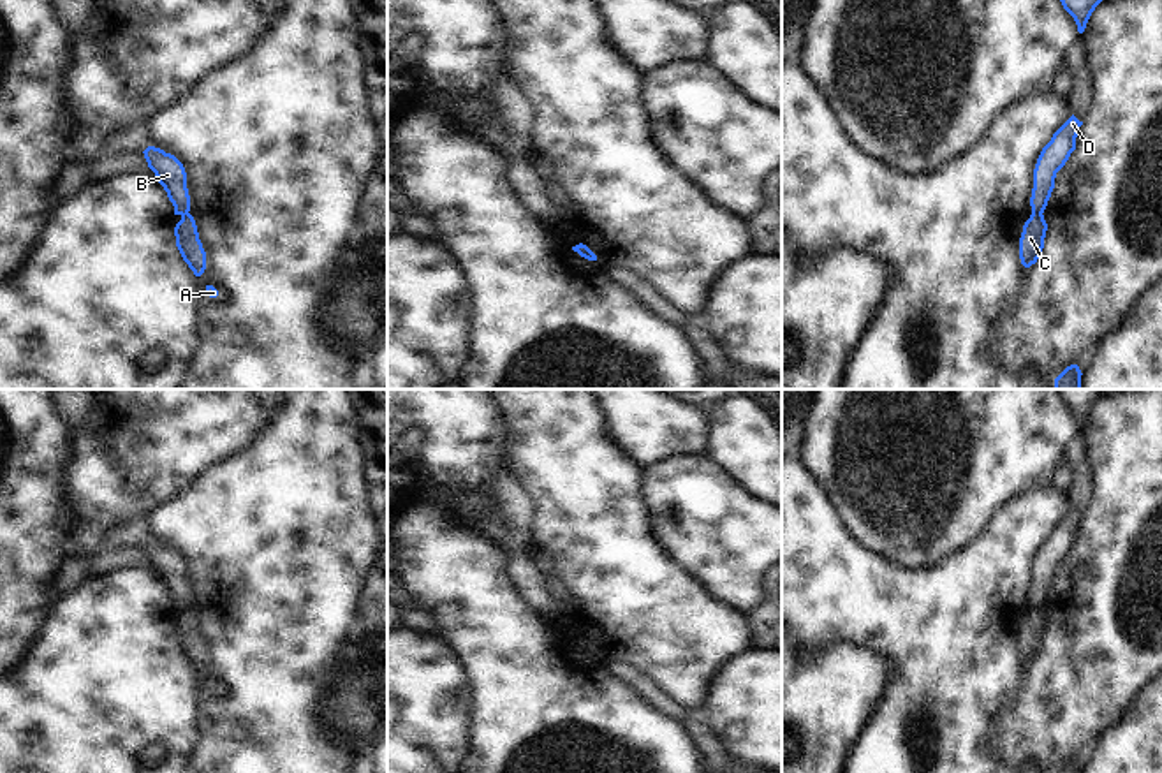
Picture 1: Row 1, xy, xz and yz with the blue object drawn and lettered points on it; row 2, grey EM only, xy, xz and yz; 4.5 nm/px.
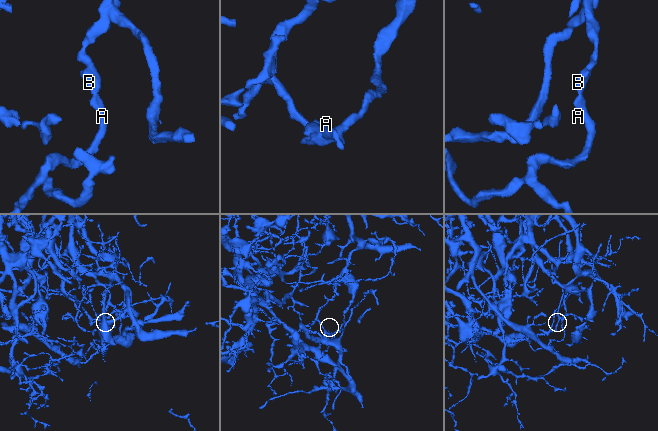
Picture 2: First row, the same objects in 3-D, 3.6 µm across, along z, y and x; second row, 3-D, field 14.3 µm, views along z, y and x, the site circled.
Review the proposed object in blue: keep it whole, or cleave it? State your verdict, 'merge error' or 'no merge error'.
merge error

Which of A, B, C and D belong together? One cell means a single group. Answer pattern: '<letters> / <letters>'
A C / B D

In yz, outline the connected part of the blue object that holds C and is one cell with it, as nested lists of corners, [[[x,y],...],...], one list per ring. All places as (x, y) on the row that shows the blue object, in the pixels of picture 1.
[[[1030,215],[1019,238],[1019,259],[1025,268],[1037,262],[1044,248],[1048,224],[1044,215]]]

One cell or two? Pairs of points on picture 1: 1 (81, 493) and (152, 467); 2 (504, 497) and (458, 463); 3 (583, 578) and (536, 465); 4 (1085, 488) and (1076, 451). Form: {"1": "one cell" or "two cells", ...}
{"1": "one cell", "2": "two cells", "3": "one cell", "4": "one cell"}

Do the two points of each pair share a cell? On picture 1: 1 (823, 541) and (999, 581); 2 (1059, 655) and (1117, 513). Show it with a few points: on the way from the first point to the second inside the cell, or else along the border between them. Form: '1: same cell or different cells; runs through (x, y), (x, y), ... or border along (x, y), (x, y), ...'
1: same cell; runs through (867, 585), (955, 587)
2: same cell; runs through (1094, 620), (1115, 599), (1117, 548)

